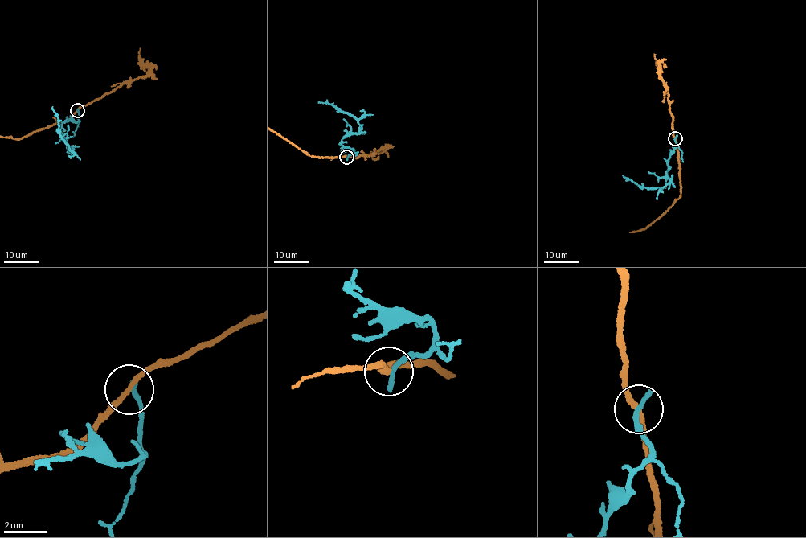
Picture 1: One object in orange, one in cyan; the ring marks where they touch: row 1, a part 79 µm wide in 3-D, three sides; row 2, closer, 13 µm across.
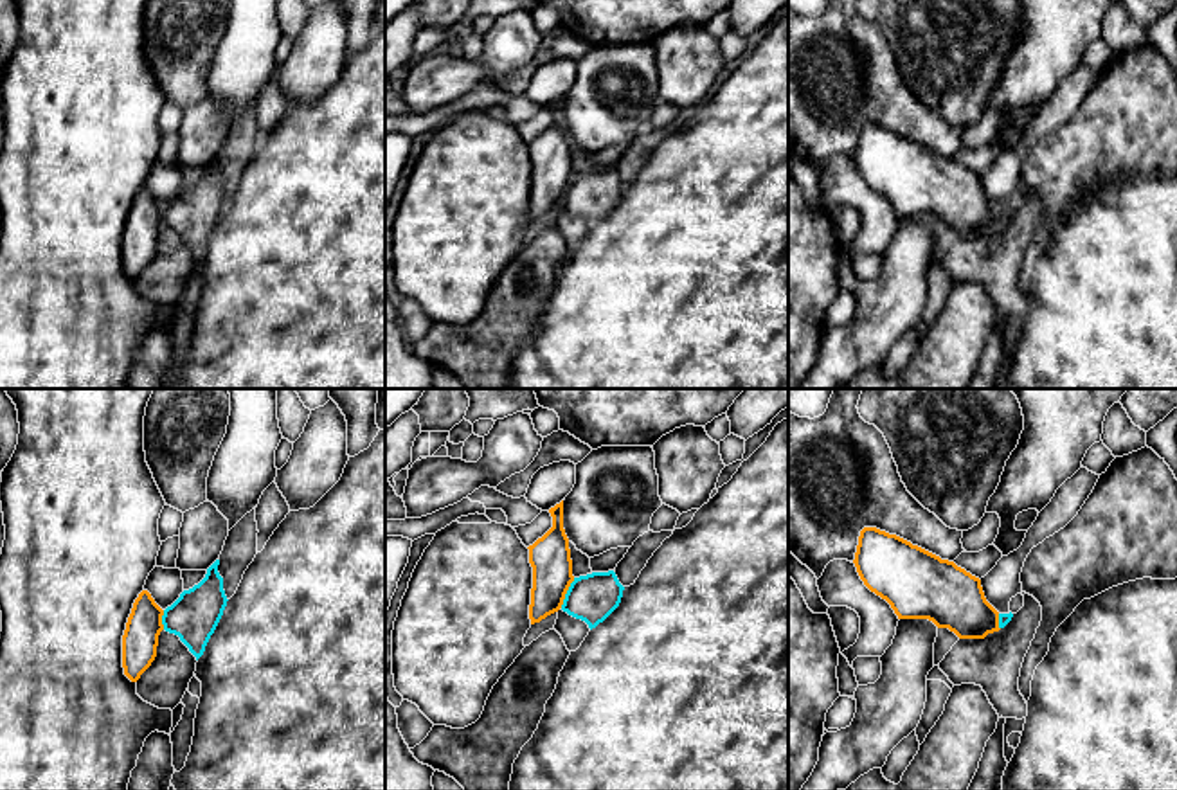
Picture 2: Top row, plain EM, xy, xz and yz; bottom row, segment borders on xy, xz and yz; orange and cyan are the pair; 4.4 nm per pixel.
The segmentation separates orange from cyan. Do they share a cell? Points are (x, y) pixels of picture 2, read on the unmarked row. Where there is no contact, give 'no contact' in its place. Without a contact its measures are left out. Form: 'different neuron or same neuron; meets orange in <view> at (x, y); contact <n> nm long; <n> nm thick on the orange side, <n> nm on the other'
different neuron; meets orange in xz at (566, 189); contact 150 nm long; 190 nm thick on the orange side, 220 nm on the other

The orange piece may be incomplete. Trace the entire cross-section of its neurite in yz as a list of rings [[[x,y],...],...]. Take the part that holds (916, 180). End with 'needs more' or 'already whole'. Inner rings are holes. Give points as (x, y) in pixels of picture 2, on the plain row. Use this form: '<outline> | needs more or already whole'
[[[864,124],[853,160],[898,216],[929,216],[959,236],[984,236],[1001,227],[979,175],[896,131]]] | already whole

